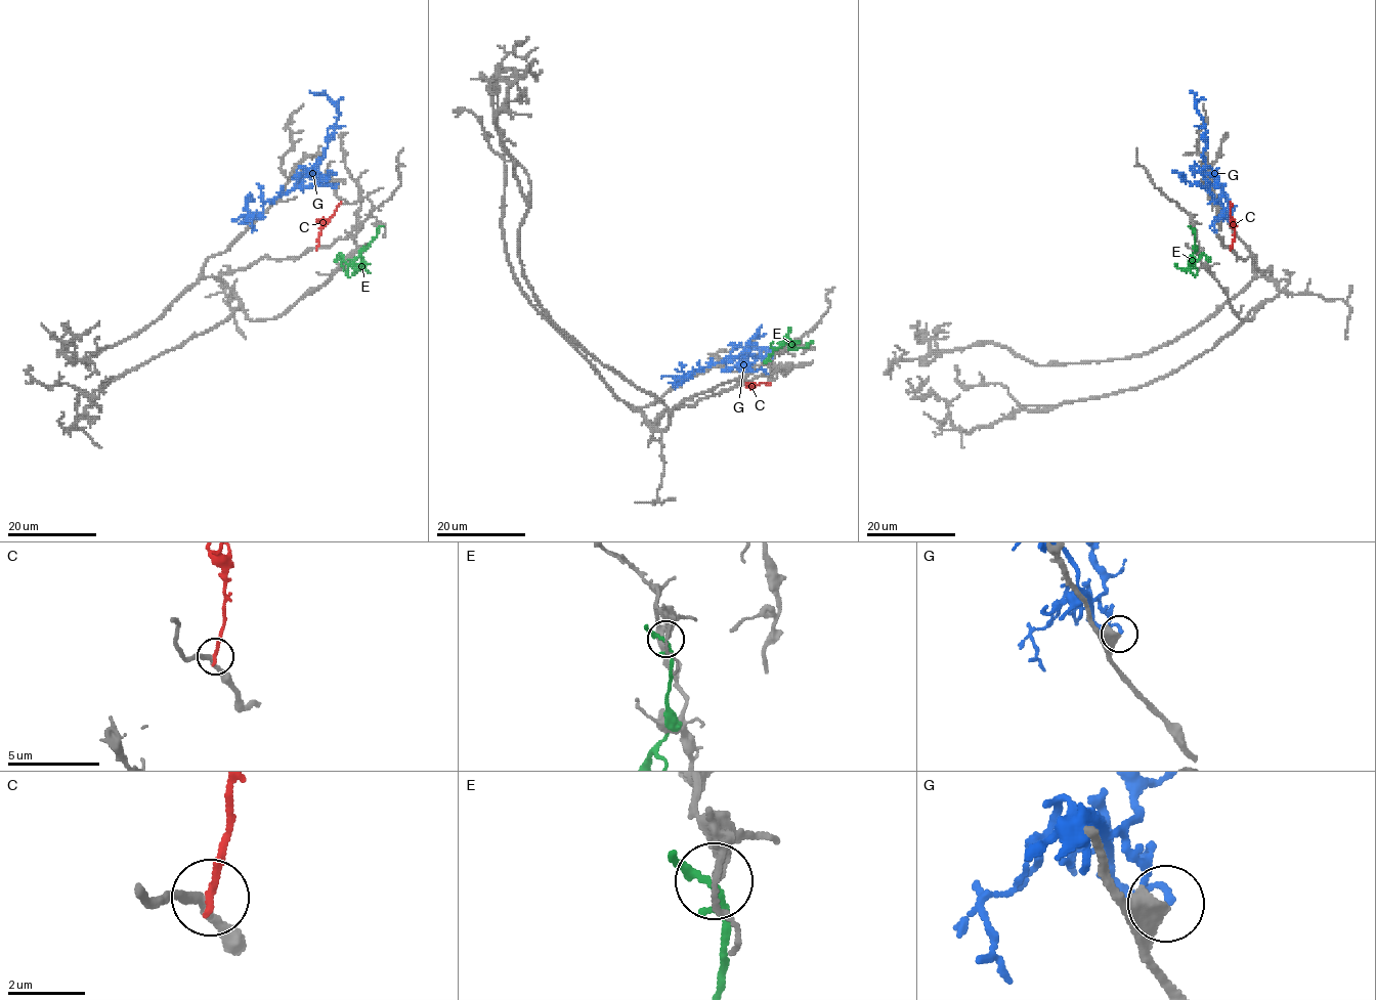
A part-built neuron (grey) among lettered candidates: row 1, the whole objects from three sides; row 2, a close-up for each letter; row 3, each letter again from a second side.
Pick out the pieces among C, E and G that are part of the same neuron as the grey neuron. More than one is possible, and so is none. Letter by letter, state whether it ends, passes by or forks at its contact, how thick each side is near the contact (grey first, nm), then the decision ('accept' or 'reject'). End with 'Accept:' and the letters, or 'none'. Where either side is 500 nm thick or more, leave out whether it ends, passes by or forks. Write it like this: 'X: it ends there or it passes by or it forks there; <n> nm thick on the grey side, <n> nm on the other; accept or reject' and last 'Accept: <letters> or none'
C: it ends there; 240 nm thick on the grey side, 200 nm on the other; reject
E: it passes by; 240 nm thick on the grey side, 200 nm on the other; reject
G: 500 nm thick on the grey side, 170 nm on the other; reject
Accept: none

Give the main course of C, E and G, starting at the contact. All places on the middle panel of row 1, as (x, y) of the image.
C: (746, 384), (770, 383)
E: (808, 347), (790, 347), (782, 342), (764, 363)
G: (678, 386), (677, 381), (689, 380), (696, 371), (730, 356), (766, 356), (768, 349), (738, 345)

